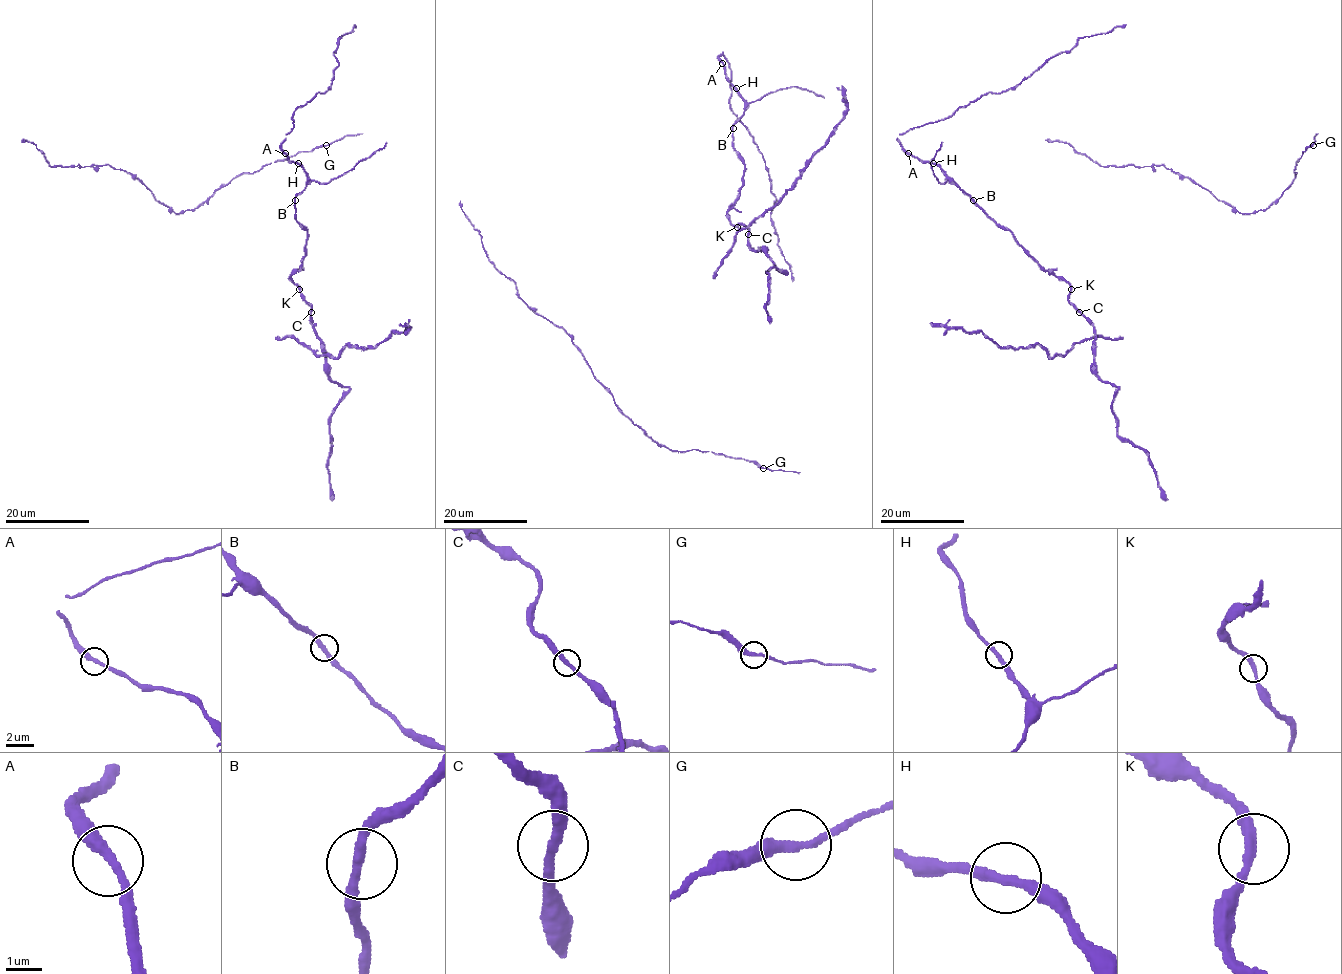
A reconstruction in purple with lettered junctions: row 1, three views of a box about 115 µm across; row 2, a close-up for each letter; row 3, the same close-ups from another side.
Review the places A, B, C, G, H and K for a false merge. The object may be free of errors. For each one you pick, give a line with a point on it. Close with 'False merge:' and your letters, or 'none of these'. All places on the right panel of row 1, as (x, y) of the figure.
False merge: none of these

